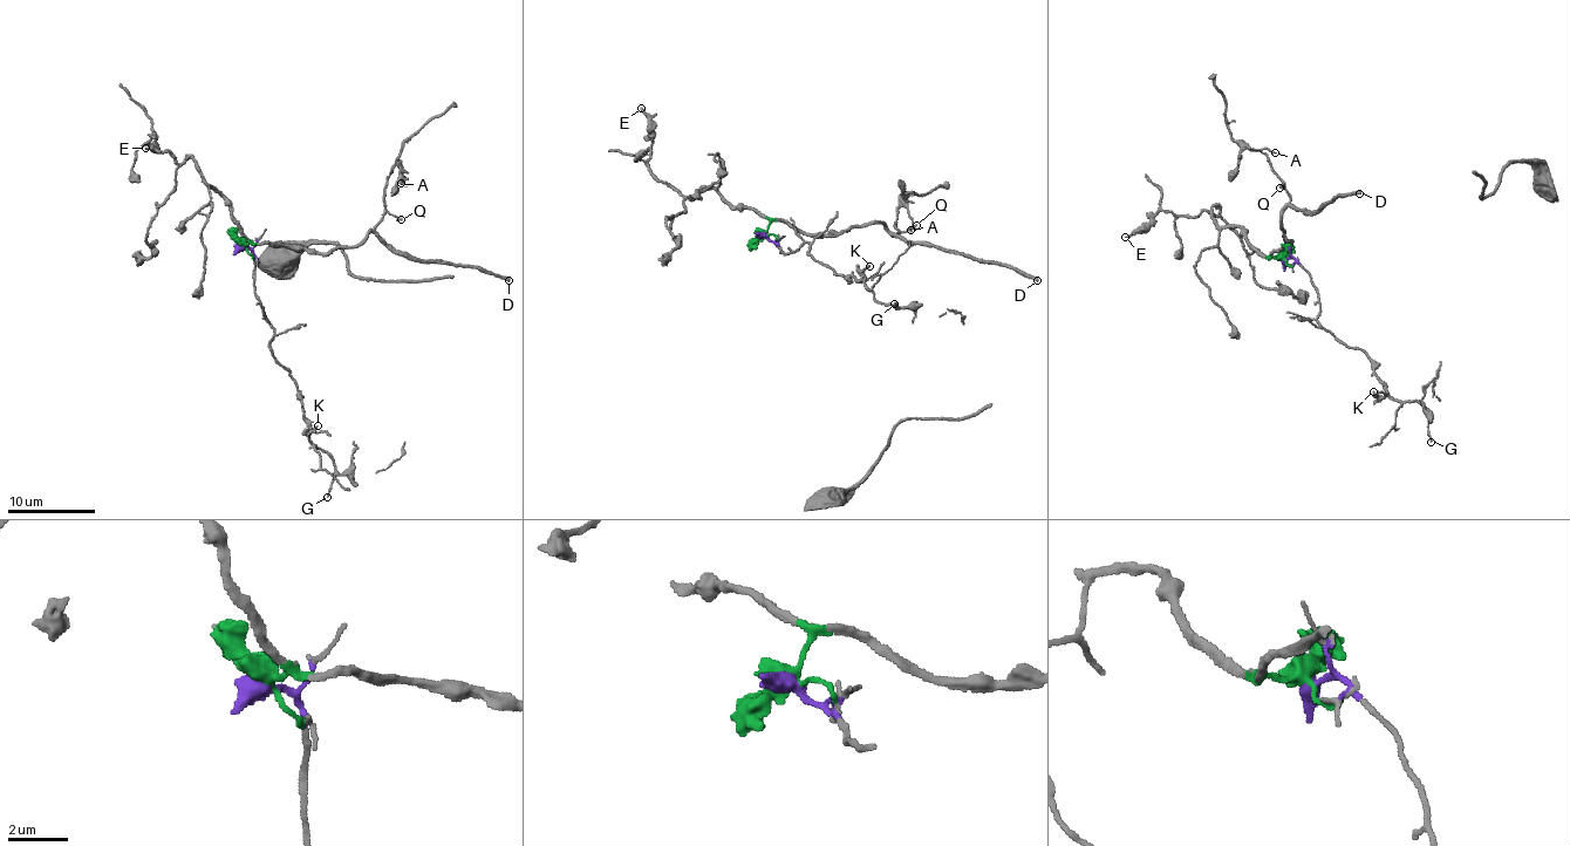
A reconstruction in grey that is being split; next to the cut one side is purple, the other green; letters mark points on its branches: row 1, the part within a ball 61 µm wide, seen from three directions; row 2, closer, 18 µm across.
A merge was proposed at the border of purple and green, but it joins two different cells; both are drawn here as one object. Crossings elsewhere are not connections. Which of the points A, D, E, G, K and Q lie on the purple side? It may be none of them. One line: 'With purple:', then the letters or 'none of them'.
With purple: G, K

